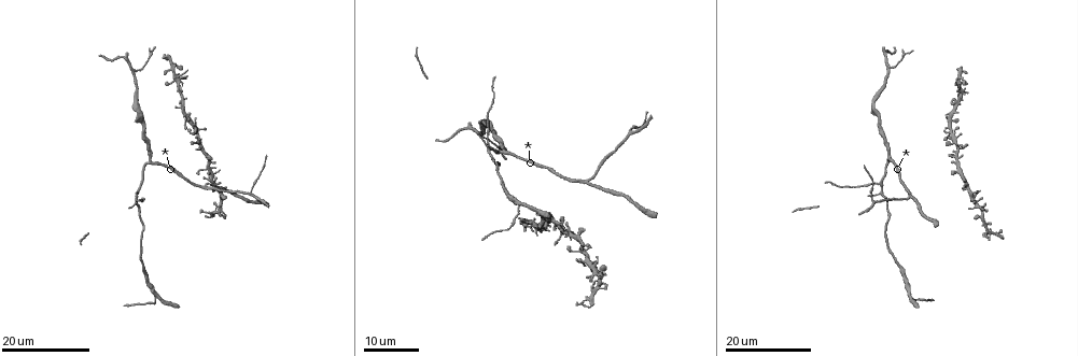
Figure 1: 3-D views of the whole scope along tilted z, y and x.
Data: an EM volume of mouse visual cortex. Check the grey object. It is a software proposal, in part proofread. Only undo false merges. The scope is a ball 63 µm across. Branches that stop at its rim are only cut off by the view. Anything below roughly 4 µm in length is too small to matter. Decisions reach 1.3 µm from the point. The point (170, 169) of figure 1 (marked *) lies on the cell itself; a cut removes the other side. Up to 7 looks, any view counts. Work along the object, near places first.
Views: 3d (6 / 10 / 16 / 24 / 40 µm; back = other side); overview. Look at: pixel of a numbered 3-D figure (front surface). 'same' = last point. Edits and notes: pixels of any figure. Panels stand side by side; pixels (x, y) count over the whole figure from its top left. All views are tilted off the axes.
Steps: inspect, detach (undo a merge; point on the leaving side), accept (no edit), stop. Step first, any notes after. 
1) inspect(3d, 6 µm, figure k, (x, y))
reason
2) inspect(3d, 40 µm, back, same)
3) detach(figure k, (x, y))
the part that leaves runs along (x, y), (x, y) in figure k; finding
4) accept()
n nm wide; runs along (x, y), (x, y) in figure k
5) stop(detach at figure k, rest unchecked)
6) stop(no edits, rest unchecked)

inspect(3d, 16 µm, figure 1, (877, 182))
three arms meet

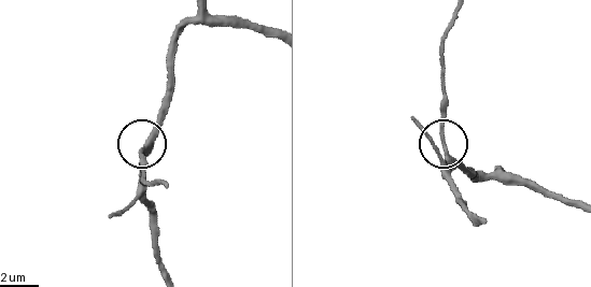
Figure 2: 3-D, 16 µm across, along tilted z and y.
inspect(3d, 6 µm, figure 2, (446, 146))
zoom in

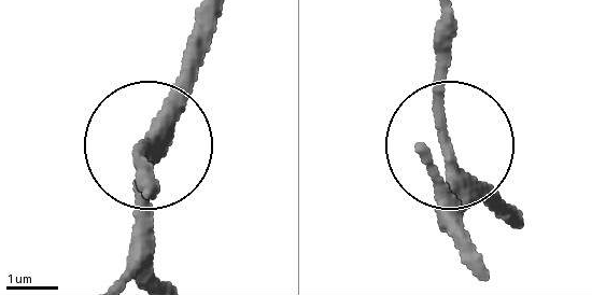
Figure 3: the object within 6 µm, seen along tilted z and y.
accept()
3 arms; runs along (518, 219), (450, 149), (446, 12) in figure 3; one cell here

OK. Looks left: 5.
inspect(3d, 16 µm, figure 1, (585, 183))
three-way junction

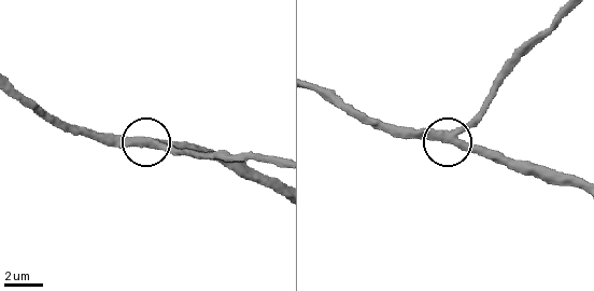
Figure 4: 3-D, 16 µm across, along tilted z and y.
inspect(3d, 6 µm, figure 4, (153, 146))

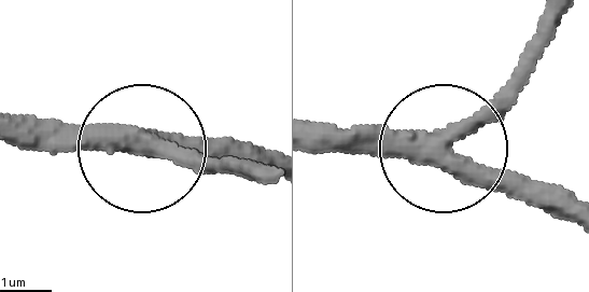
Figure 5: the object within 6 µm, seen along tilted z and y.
accept()
all the same cell

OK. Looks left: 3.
inspect(3d, 16 µm, figure 1, (150, 162))

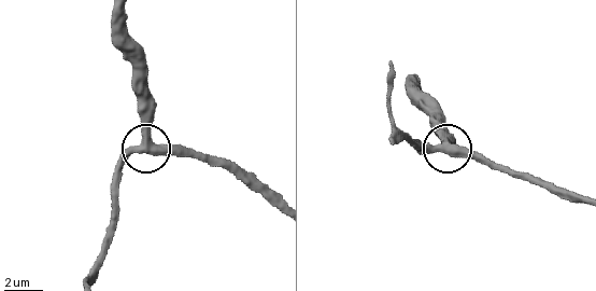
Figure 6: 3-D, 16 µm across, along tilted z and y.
inspect(3d, 6 µm, figure 6, (444, 146))
zoom in

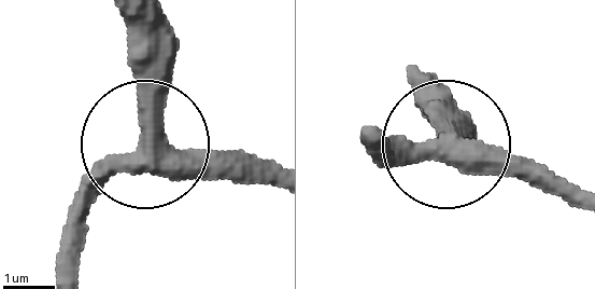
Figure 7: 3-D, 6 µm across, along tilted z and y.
accept()
all the same cell

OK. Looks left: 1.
stop(no edits, rest unchecked)

